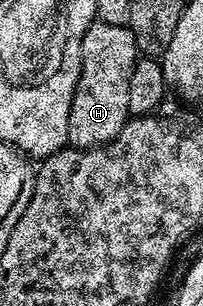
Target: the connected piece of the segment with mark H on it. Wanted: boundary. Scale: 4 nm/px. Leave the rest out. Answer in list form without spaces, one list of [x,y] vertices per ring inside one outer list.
[[[96,19],[82,38],[81,71],[77,81],[76,94],[70,103],[69,131],[67,144],[74,149],[98,149],[113,141],[130,119],[130,74],[138,60],[136,40],[127,25],[115,25]]]

